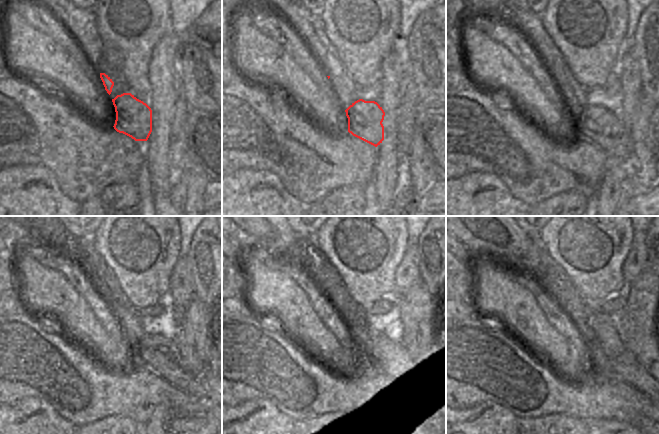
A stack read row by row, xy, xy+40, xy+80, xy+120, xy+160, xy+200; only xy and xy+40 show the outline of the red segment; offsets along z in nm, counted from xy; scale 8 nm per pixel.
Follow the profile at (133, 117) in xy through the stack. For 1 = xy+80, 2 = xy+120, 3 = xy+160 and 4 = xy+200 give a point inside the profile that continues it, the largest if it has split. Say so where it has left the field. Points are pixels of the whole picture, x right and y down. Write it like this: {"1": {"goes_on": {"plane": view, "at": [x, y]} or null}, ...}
{"1": {"goes_on": {"plane": "xy+80", "at": [596, 124]}}, "2": {"goes_on": {"plane": "xy+120", "at": [156, 352]}}, "3": {"goes_on": {"plane": "xy+160", "at": [390, 357]}}, "4": {"goes_on": {"plane": "xy+200", "at": [625, 367]}}}

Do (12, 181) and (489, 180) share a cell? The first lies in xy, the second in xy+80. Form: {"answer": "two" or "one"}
{"answer": "one"}

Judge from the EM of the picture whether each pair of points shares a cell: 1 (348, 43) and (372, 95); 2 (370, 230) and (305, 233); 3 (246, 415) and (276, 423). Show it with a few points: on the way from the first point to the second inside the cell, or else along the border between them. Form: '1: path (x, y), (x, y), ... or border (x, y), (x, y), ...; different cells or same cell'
1: border (379, 84), (373, 84), (360, 89); different cells
2: border (316, 233), (314, 237); different cells
3: path (253, 422), (269, 423); same cell

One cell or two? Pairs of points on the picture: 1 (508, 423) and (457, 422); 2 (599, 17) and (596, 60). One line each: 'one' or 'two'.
1: one
2: one

